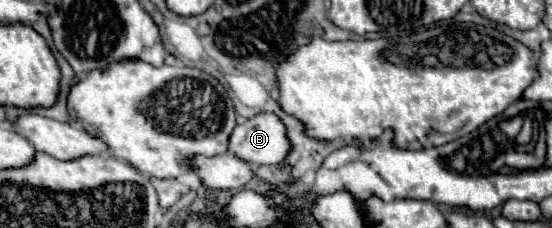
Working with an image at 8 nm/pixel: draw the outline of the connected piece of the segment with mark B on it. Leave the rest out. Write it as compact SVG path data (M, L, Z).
M258 114L238 124L228 138L228 152L246 164L280 164L290 150L284 124L274 114Z

